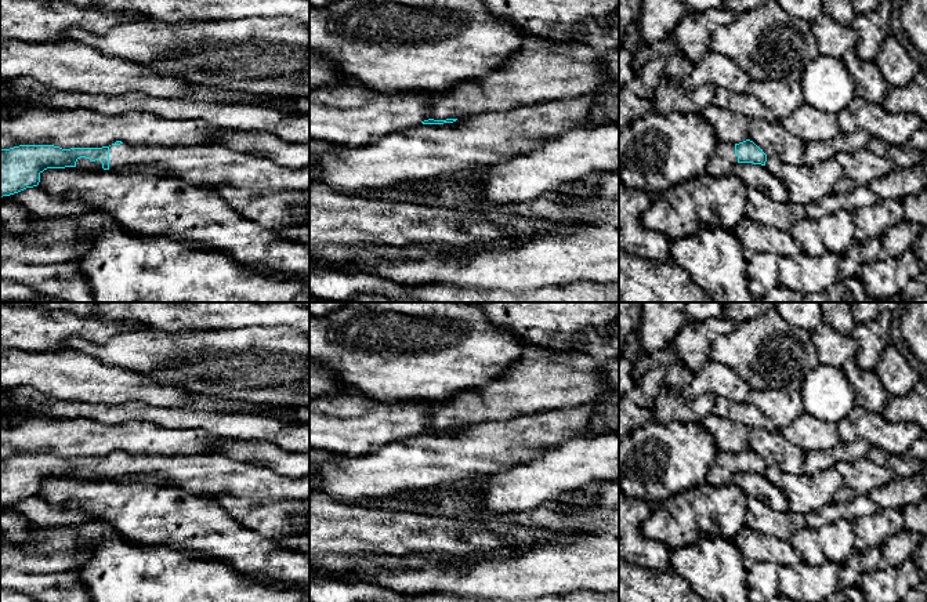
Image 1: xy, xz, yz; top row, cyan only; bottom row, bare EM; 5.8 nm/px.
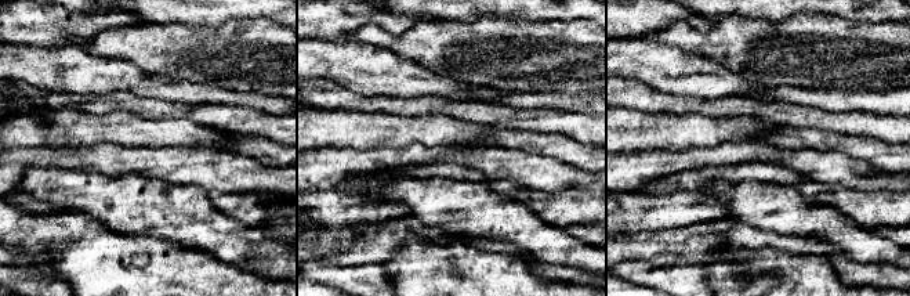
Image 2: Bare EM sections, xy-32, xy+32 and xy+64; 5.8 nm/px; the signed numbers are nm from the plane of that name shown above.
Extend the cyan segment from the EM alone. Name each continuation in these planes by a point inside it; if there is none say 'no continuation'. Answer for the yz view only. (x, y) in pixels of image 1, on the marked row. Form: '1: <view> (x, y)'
1: yz (721, 162)

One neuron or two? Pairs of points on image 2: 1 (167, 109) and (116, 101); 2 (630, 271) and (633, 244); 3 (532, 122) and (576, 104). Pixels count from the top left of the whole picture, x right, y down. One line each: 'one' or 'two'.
1: one
2: two
3: two

